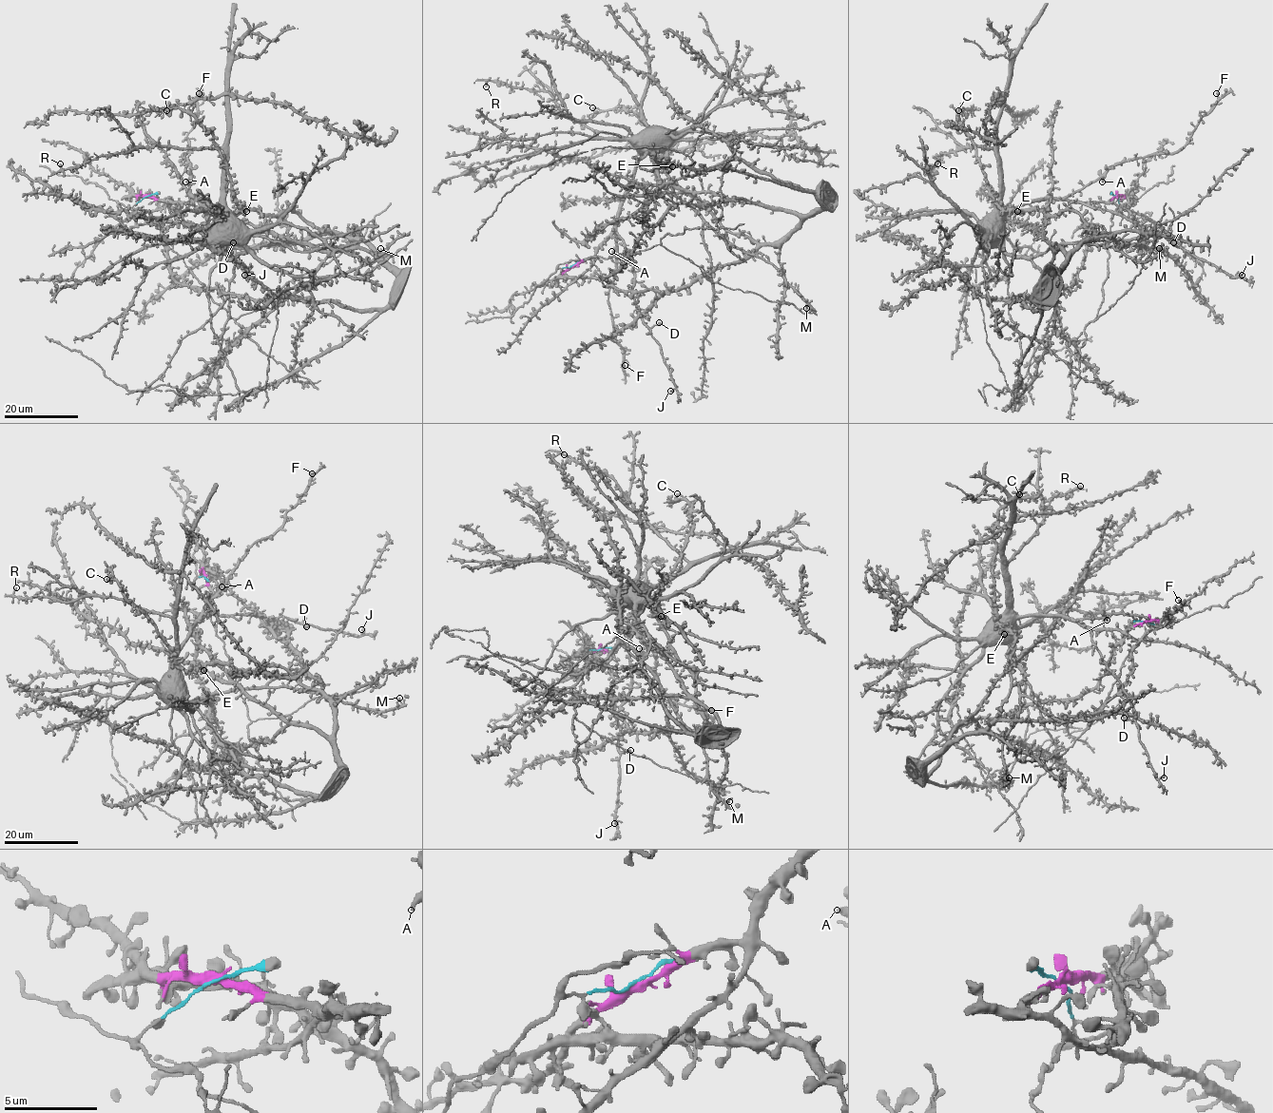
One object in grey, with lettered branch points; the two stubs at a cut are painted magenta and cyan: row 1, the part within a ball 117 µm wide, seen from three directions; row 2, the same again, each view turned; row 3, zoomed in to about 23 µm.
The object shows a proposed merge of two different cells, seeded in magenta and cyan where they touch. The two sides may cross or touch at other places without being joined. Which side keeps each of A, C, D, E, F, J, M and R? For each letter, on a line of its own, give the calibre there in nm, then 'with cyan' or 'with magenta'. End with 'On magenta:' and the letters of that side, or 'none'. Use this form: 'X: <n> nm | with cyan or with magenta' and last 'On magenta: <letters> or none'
A: 320 nm | with magenta
C: 480 nm | with cyan
D: 460 nm | with magenta
E: 400 nm | with cyan
F: 200 nm | with magenta
J: 380 nm | with magenta
M: 200 nm | with magenta
R: 280 nm | with magenta
On magenta: A, D, F, J, M, R

